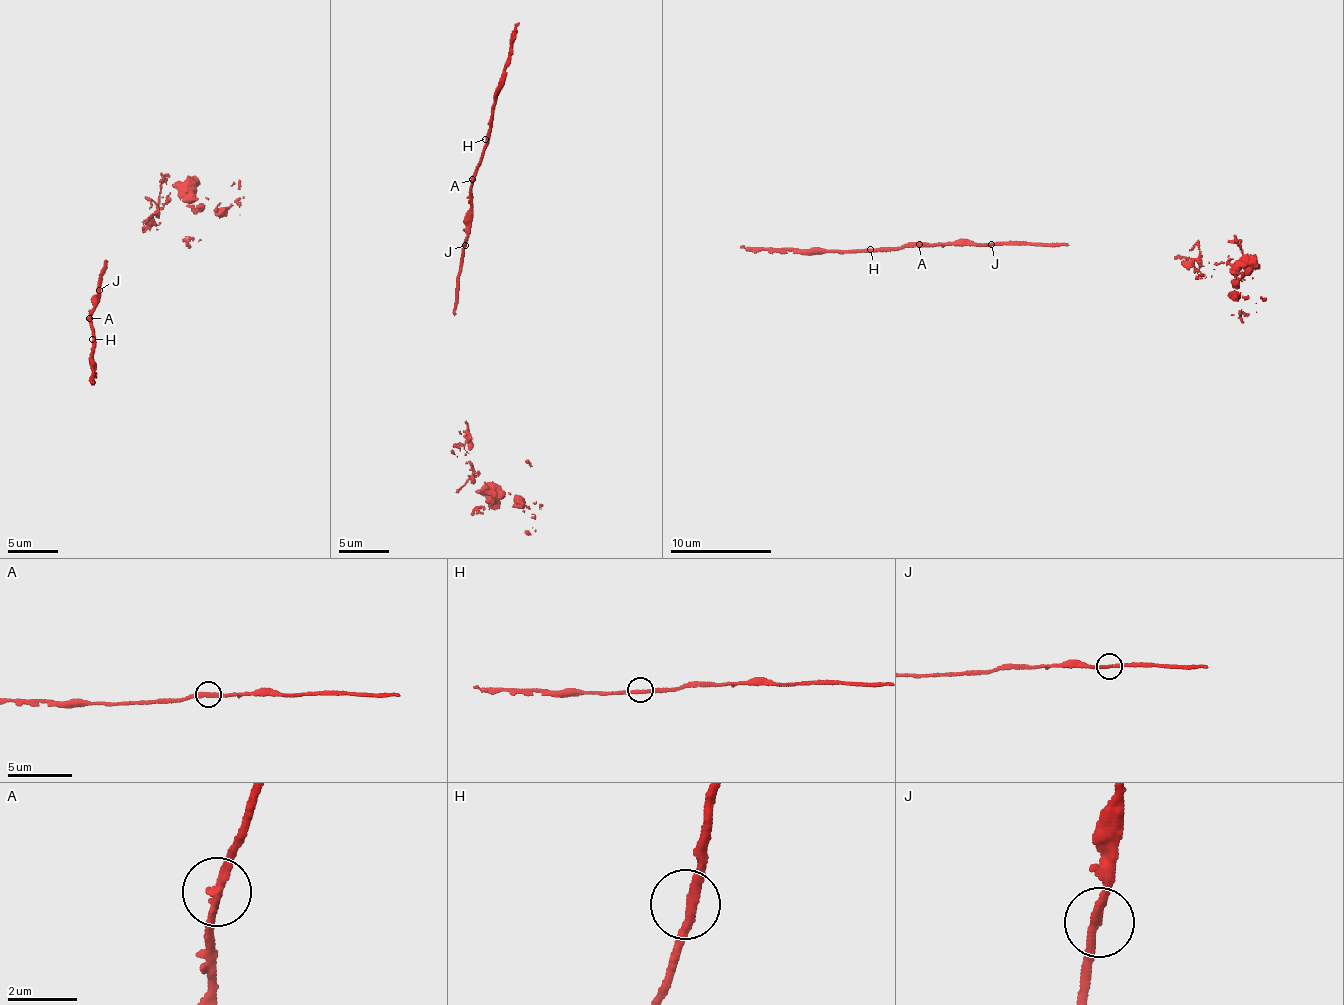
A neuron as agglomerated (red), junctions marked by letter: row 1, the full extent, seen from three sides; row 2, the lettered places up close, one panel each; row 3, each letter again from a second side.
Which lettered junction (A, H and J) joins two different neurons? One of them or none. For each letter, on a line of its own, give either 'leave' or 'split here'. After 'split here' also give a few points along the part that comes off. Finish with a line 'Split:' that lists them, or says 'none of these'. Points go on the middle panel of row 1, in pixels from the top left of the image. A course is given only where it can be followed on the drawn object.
A: split here; course (472, 178), (490, 128), (495, 91), (515, 28)
H: leave
J: leave
Split: A

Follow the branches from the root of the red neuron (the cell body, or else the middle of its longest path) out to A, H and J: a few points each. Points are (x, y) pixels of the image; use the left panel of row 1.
A: (106, 264), (98, 274), (99, 294), (89, 318)
H: (106, 264), (98, 274), (99, 294), (88, 315), (92, 339)
J: (106, 264), (98, 274), (99, 290)

